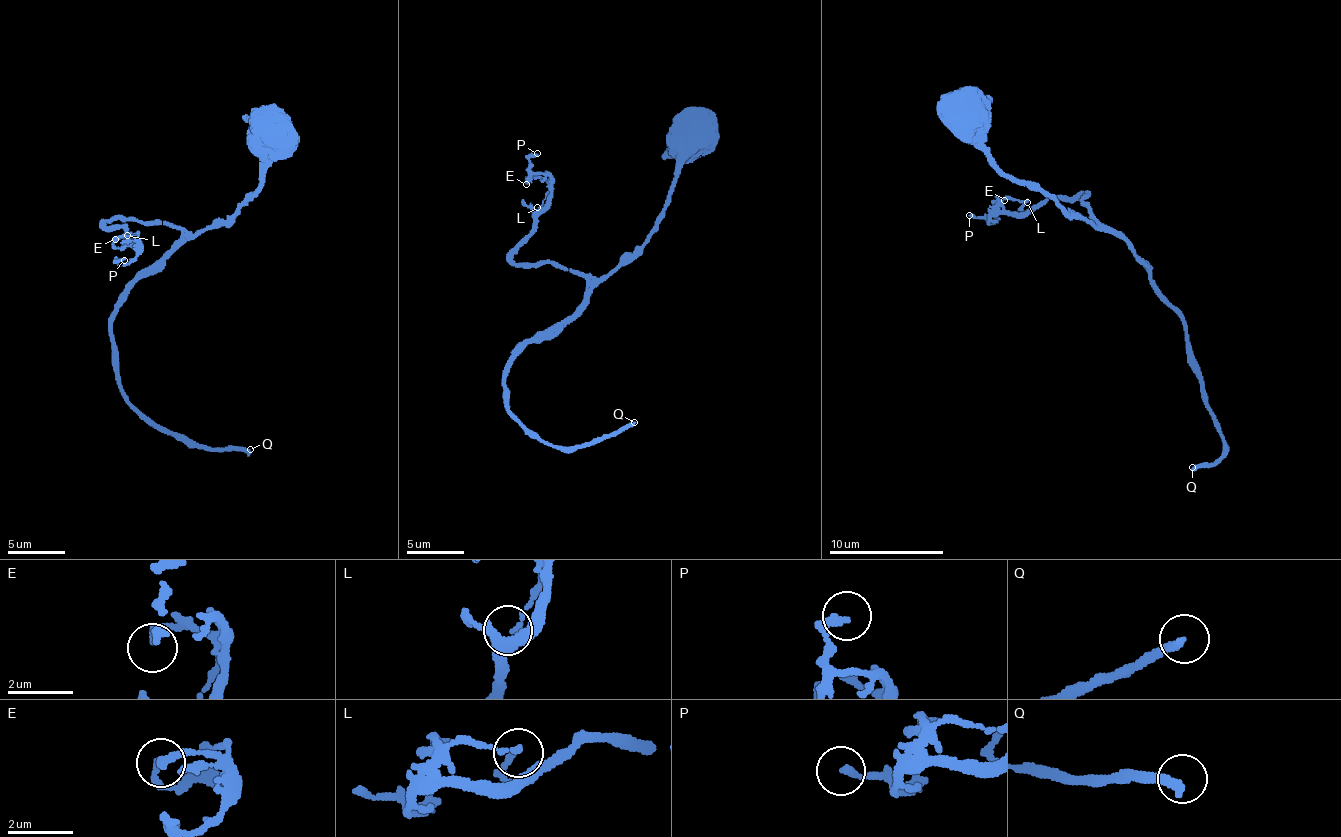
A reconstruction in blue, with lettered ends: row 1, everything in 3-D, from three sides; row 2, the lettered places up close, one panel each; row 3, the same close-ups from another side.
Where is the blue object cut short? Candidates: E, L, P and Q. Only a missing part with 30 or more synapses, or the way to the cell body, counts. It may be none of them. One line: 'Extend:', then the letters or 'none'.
Extend: Q

